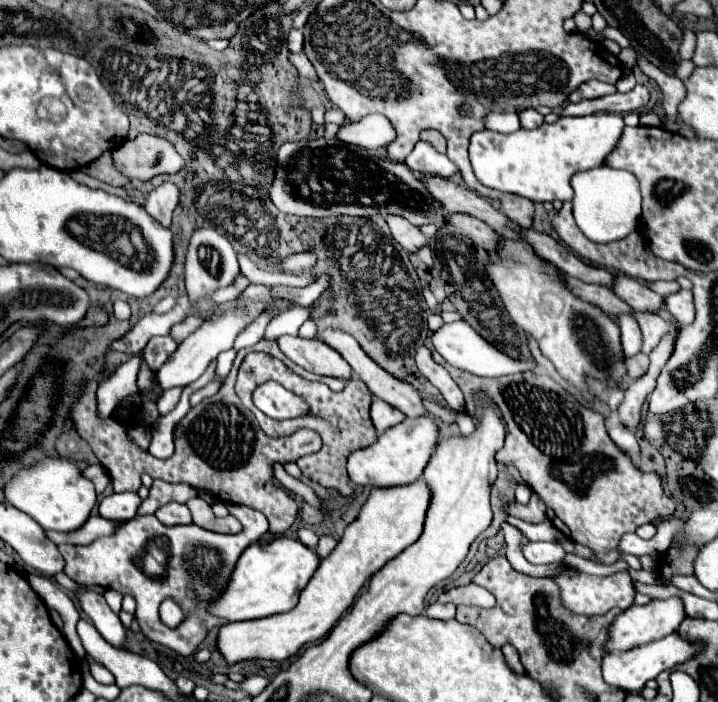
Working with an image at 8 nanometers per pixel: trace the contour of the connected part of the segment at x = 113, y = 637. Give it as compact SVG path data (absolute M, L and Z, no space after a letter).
M81 592L77 598L81 602L81 608L93 620L97 632L109 644L113 644L117 648L127 648L127 630L121 624L119 616L109 608L105 598L101 594L95 594L95 592Z

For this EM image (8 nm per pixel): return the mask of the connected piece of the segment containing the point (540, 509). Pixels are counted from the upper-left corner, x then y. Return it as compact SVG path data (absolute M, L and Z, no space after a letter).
M533 494L531 500L529 500L529 504L525 504L525 506L519 504L519 502L509 504L507 512L509 512L511 516L523 518L523 520L531 520L531 522L543 522L543 520L547 518L547 516L545 516L545 504L543 504L543 500L541 500L537 494Z

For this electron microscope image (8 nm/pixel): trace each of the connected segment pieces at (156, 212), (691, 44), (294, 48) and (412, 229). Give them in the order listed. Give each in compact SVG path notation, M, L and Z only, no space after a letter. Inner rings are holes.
M163 182L145 196L145 210L153 218L163 222L163 226L171 224L171 214L177 206L179 206L179 188L173 182Z
M687 26L685 28L685 34L683 35L683 40L679 49L679 55L682 60L690 60L695 52L695 32Z
M293 29L287 36L287 46L292 53L299 53L303 51L304 35L303 31Z
M387 216L385 218L393 238L407 250L407 252L417 252L421 246L427 244L427 238L421 234L421 230L417 226L413 226L411 222L407 222L403 216Z

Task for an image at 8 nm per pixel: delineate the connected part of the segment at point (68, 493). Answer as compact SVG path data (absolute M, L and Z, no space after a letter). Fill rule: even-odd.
M45 458L27 470L19 470L17 476L5 486L5 498L17 510L29 514L41 528L63 534L79 530L97 502L93 484L81 476L79 468L69 460L57 458Z

